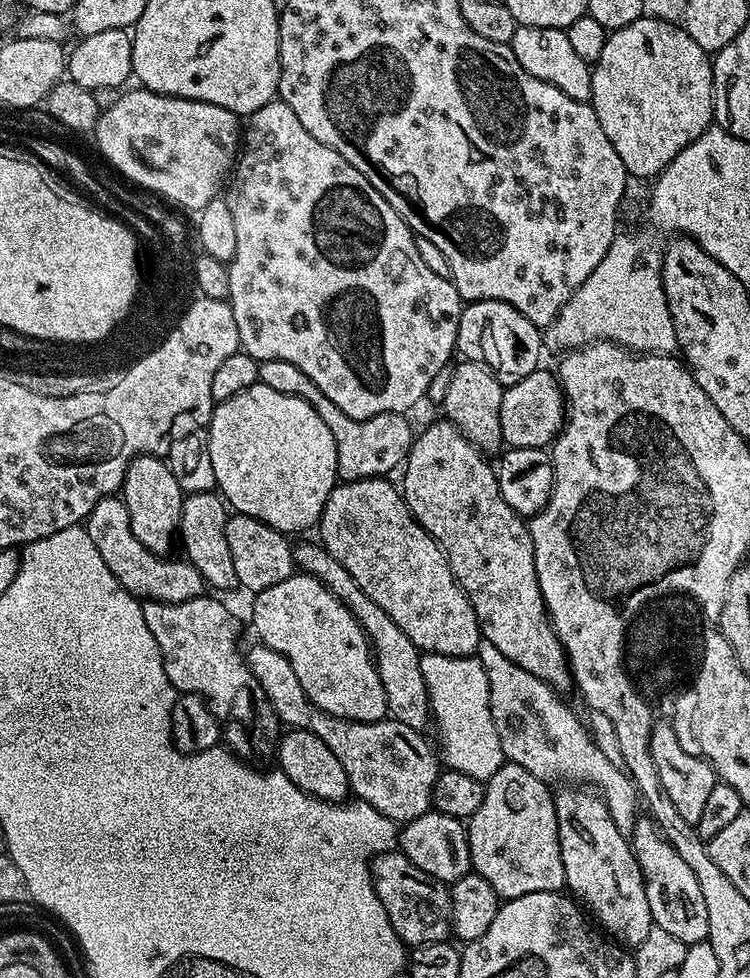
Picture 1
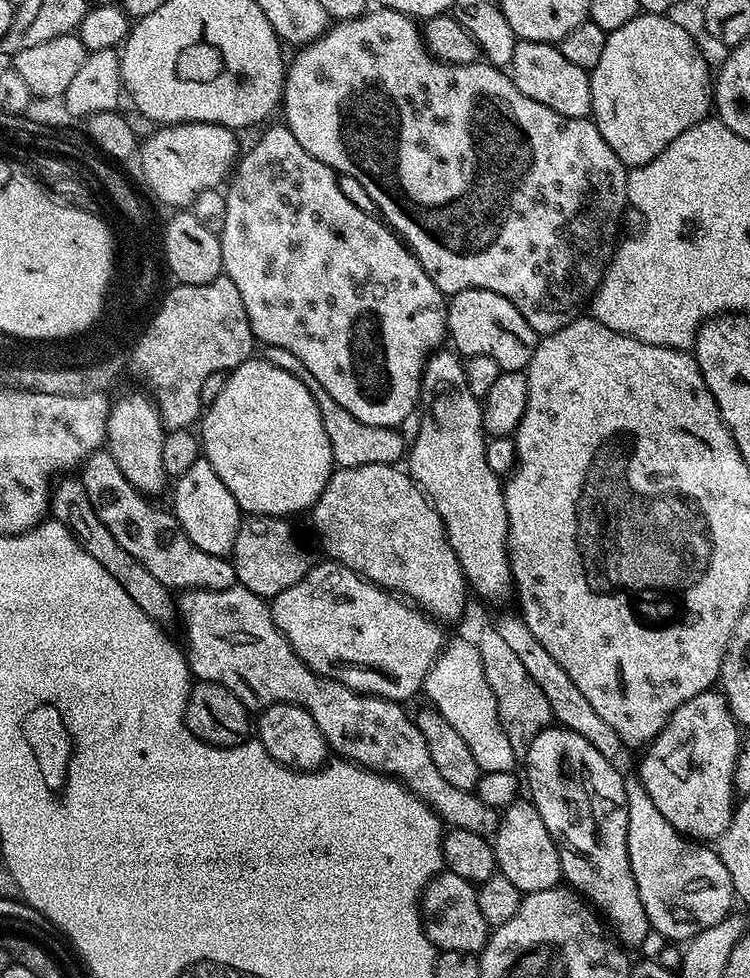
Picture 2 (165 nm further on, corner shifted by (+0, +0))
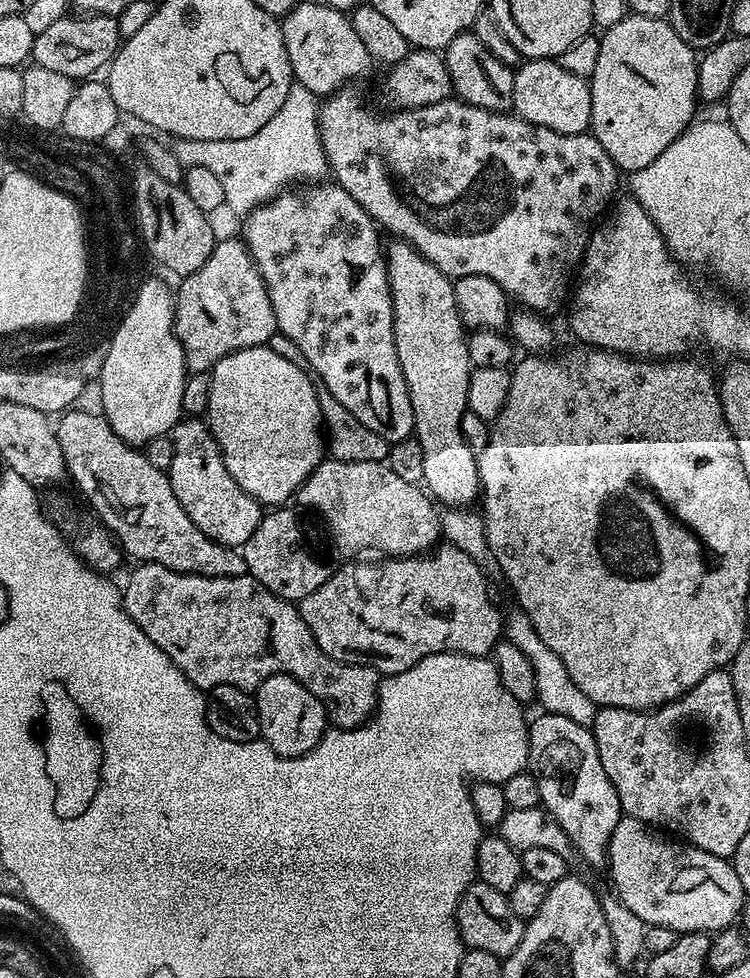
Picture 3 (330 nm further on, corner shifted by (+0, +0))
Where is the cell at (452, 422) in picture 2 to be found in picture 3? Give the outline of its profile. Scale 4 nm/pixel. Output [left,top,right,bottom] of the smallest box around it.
[386,238,480,508]

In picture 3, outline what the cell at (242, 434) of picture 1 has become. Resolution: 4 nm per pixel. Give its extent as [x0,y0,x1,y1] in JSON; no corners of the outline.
[206,346,322,505]

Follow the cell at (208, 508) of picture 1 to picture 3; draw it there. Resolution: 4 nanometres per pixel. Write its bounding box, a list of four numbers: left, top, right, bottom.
[168,418,262,549]

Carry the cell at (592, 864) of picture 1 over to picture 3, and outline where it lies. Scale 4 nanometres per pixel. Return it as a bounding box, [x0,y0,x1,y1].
[528,711,622,865]

